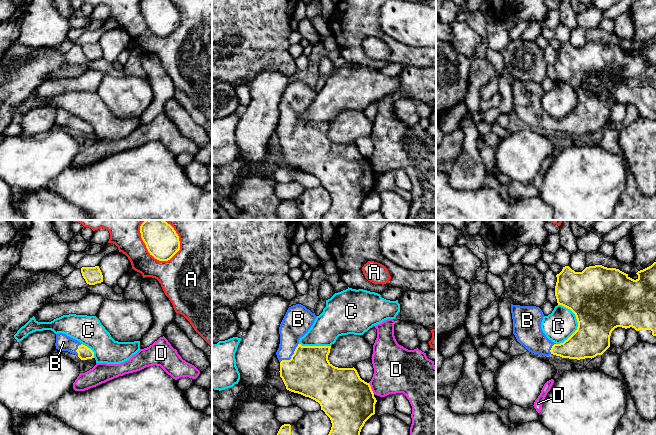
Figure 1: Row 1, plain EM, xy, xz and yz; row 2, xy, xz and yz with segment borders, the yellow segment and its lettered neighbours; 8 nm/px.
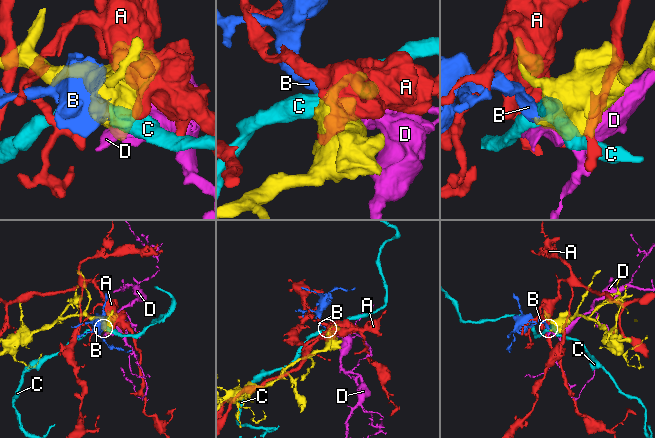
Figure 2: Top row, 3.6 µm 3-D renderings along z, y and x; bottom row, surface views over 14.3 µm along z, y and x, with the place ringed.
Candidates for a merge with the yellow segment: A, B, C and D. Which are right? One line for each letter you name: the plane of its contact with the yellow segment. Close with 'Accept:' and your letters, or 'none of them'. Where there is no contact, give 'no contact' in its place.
B: meets yellow in xz
Accept: B

